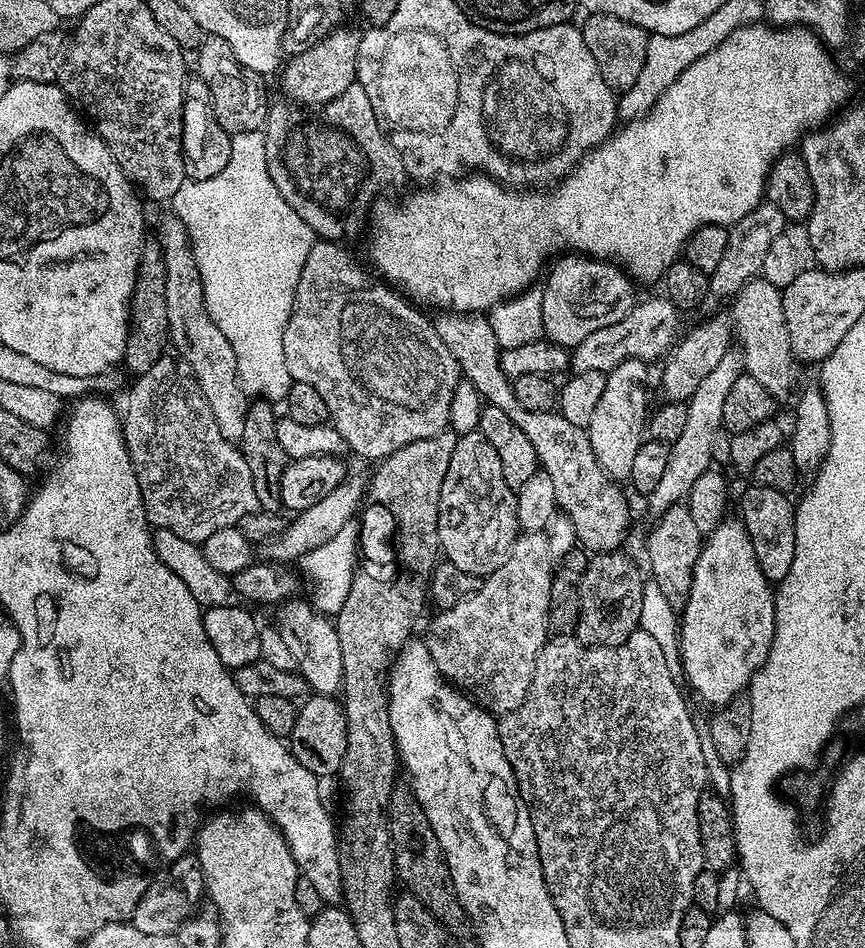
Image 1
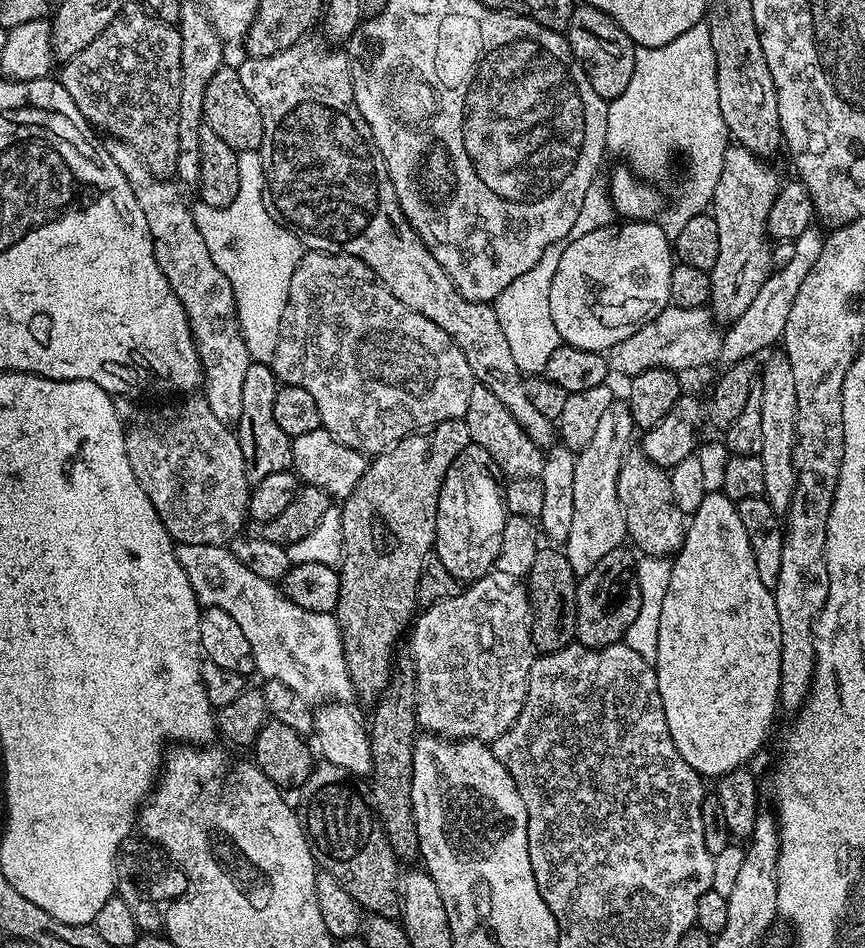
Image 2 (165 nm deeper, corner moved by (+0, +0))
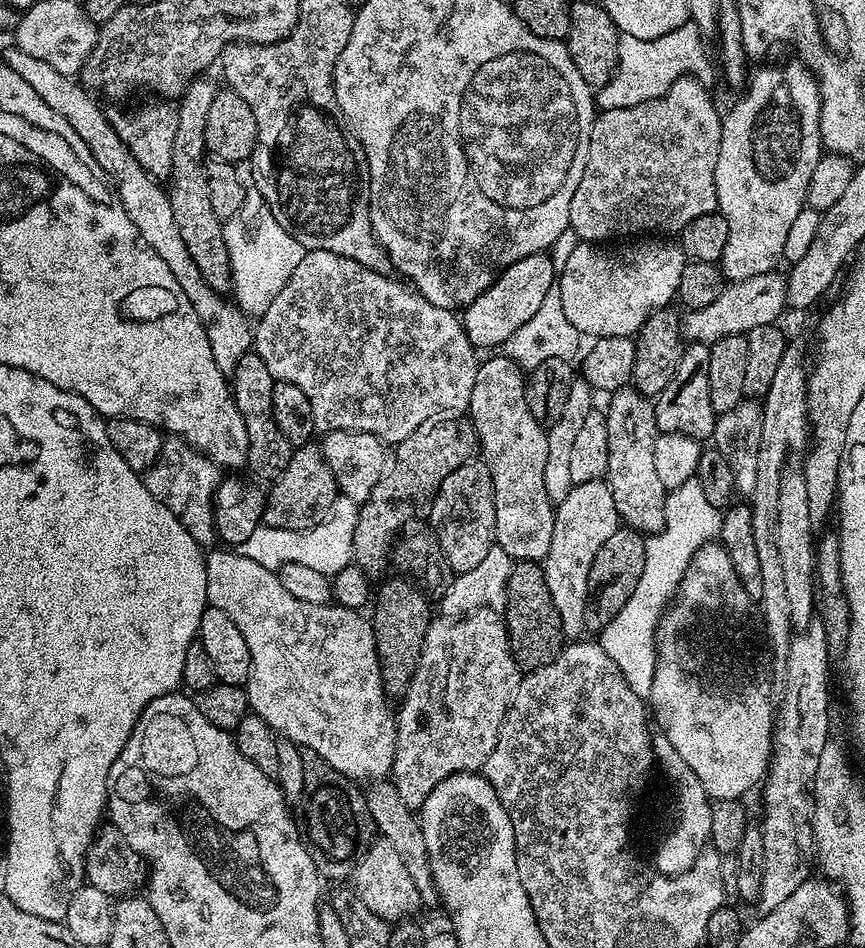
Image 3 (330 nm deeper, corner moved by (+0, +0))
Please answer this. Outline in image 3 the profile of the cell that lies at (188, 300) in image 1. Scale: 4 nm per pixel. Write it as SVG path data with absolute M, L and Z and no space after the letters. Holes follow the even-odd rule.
M9 46L5 50L2 60L10 70L14 70L14 74L18 74L18 78L22 78L34 90L34 94L38 94L38 98L42 98L42 102L46 102L46 106L50 106L50 110L54 110L54 114L62 114L62 118L70 122L74 134L82 138L86 152L92 155L91 163L101 173L116 172L114 192L124 205L132 227L138 230L140 237L146 238L148 247L156 258L170 266L174 278L178 278L178 286L182 286L182 290L186 290L186 298L190 298L194 314L198 314L204 324L206 338L210 338L210 354L214 354L218 370L231 374L238 366L242 354L253 351L253 325L231 299L214 291L202 278L198 266L194 266L194 258L190 258L190 250L186 250L186 242L182 242L182 234L178 234L178 225L174 223L174 210L170 210L167 191L138 163L132 151L122 142L122 138L118 138L109 115L100 110L96 105L97 97L83 84L71 76L58 74L54 66L41 62L39 58L34 58L15 46Z

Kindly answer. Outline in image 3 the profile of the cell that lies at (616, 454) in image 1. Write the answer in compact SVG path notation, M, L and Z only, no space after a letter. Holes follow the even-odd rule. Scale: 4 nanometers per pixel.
M604 480L573 484L570 494L566 494L566 498L555 505L555 510L554 538L550 538L550 550L542 561L542 567L565 637L580 638L586 632L584 615L591 563L606 540L622 527L622 521L612 497L612 489Z

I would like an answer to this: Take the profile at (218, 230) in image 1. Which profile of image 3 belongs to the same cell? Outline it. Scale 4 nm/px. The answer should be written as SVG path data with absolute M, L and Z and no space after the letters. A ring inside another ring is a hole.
M245 191L240 215L223 221L226 254L230 256L232 271L230 292L236 307L249 318L258 318L278 298L278 290L290 282L290 274L294 274L306 251L287 228L278 226L271 214L260 216L259 208L262 208L259 194Z

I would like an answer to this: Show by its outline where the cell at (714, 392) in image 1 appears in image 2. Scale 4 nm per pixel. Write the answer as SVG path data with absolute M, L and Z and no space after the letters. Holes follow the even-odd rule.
M816 226L807 228L802 230L798 239L791 241L792 257L781 268L779 265L772 275L766 278L766 282L762 282L762 290L758 290L758 295L742 313L742 318L727 325L720 343L721 365L737 364L740 360L759 357L759 352L767 353L773 346L781 343L786 330L786 318L790 318L790 306L794 306L794 298L802 287L802 281L805 280L806 274L810 274L814 262L818 262L818 254L822 254L825 233L819 230L821 231Z

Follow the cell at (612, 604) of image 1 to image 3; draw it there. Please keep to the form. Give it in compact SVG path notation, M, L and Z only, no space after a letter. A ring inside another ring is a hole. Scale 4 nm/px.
M622 526L606 540L598 555L591 563L590 578L587 580L586 614L584 627L589 633L599 633L626 606L630 595L638 586L638 581L645 569L645 537L643 533Z

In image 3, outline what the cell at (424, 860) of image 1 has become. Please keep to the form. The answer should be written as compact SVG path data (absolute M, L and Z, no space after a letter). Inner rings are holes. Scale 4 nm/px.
M400 576L386 581L381 588L379 585L375 589L374 608L376 604L377 612L370 616L384 691L392 698L403 698L406 694L420 661L428 627L434 619L434 613L428 609L430 600L424 589L415 580Z

